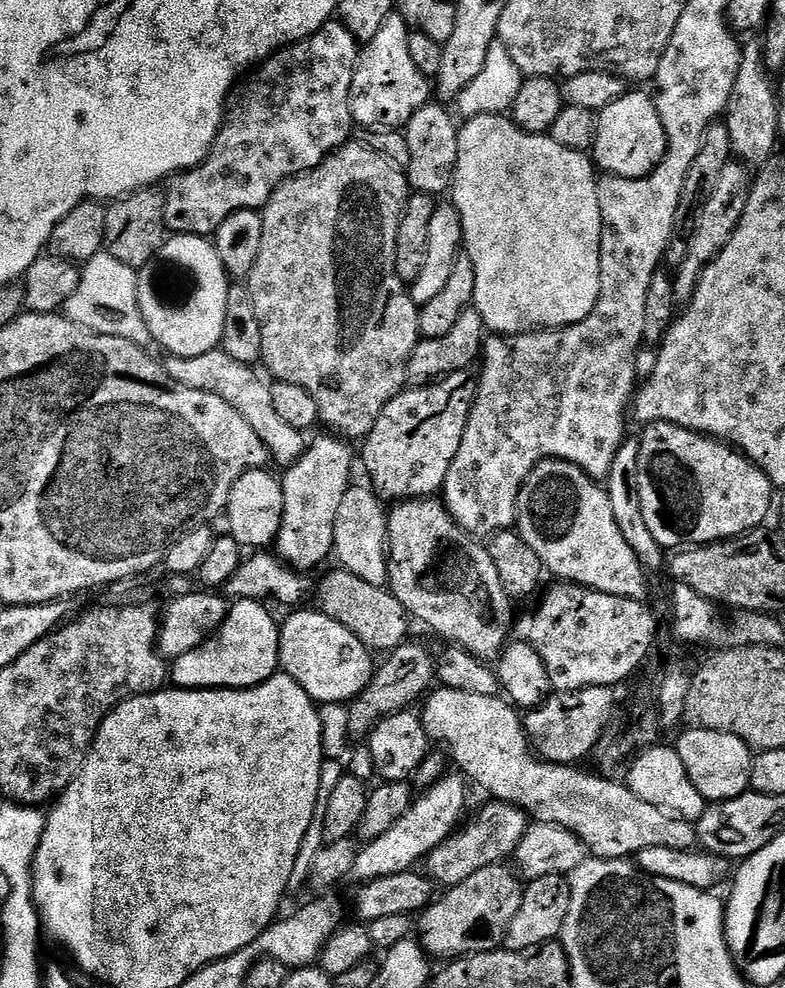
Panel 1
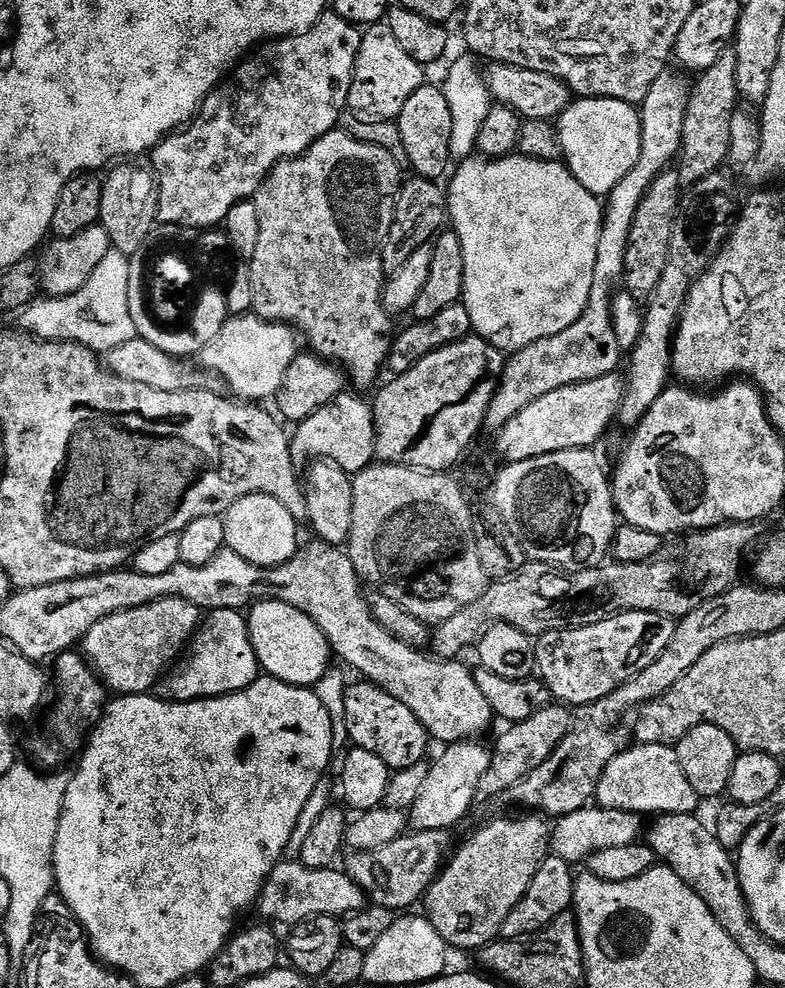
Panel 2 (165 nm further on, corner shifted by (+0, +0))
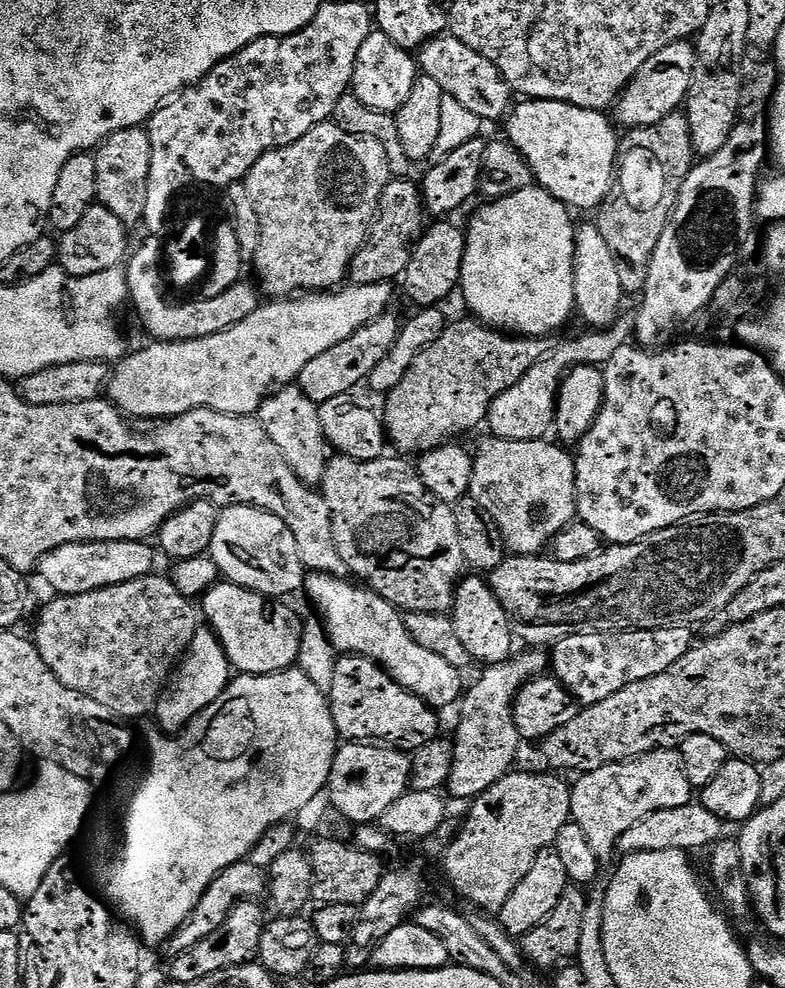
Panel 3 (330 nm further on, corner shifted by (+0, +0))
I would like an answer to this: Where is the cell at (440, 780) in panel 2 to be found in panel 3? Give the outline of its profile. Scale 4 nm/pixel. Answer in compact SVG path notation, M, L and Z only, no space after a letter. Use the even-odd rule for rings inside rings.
M524 651L528 652L521 656L513 655L501 664L485 667L484 673L473 684L471 681L463 693L462 703L459 705L460 725L456 728L452 746L452 769L446 785L447 791L452 791L460 800L471 801L513 771L516 751L522 747L512 717L516 691L533 676L541 675L550 664L547 651Z

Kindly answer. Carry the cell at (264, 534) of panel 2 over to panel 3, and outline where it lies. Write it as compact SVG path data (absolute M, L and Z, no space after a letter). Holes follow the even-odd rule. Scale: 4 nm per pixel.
M251 504L225 507L216 517L210 555L212 561L220 567L220 576L225 581L261 592L265 598L288 598L284 596L291 592L299 593L304 587L306 569L300 561L298 542L294 542L294 534L286 526L286 522L282 522L282 518L270 514L265 508L254 508Z

